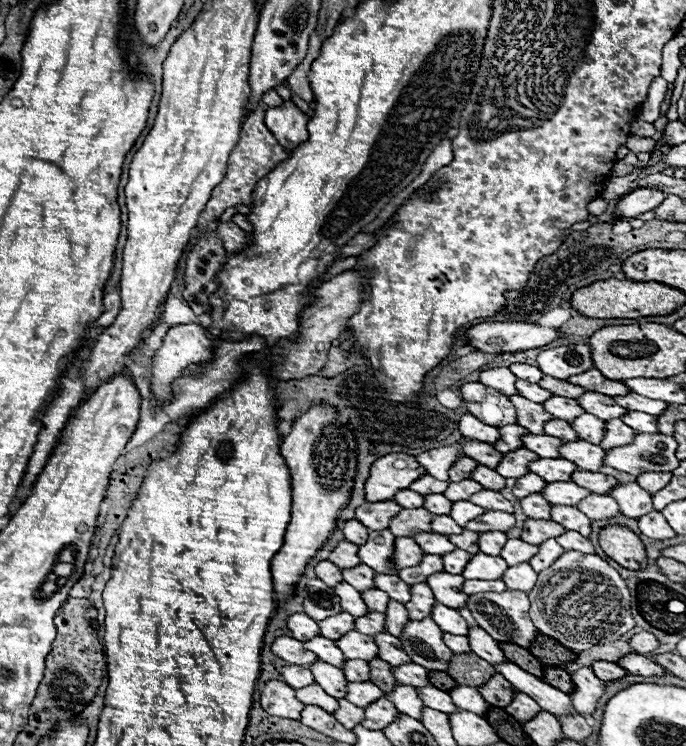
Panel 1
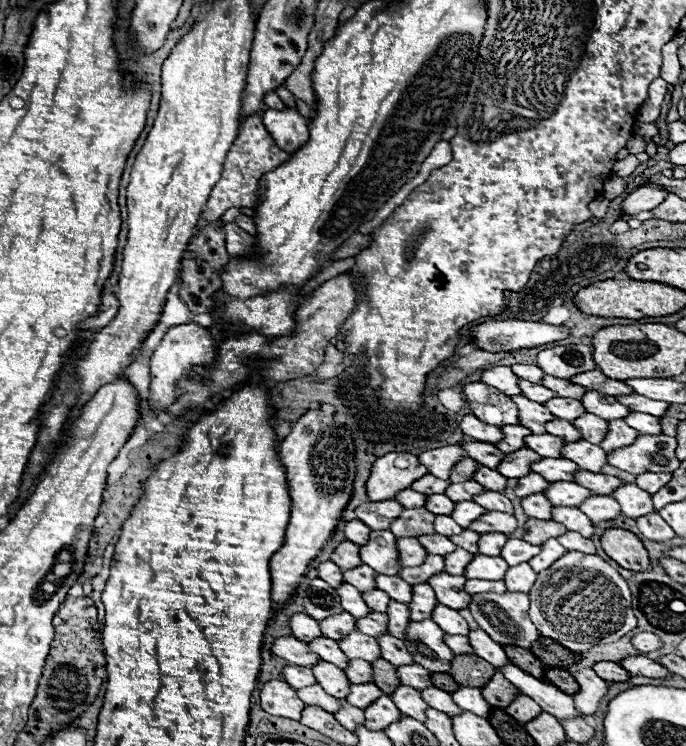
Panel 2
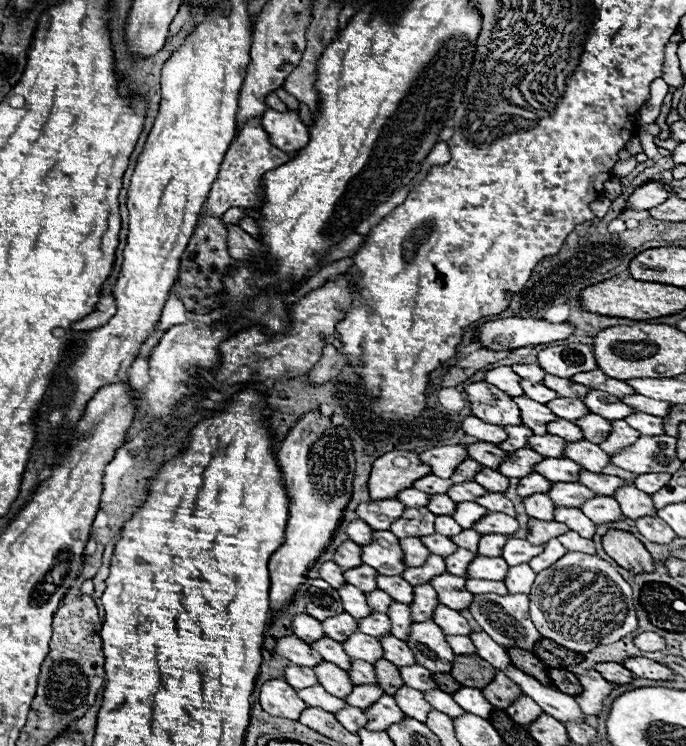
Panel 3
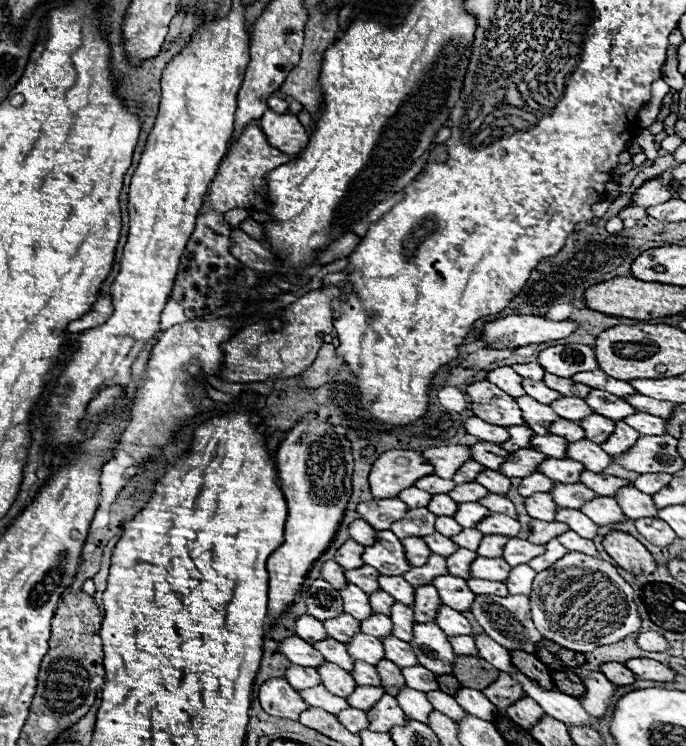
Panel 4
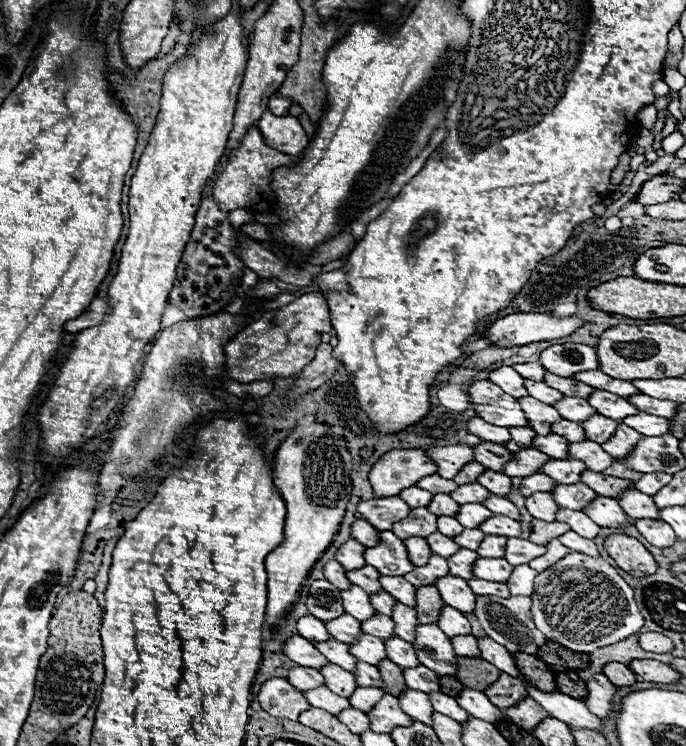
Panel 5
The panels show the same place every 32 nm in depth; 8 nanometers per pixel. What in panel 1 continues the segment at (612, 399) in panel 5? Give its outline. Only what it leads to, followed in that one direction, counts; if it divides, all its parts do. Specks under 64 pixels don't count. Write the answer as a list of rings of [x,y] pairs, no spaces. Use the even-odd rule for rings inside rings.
[[[584,392],[580,398],[578,398],[578,404],[588,412],[588,414],[594,414],[602,420],[608,420],[608,418],[620,418],[626,410],[618,404],[612,402],[612,398],[604,396],[604,394],[588,394]]]

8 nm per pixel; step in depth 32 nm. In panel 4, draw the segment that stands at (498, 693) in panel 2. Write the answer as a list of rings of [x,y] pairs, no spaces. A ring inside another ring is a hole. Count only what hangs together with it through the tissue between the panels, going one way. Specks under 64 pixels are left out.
[[[506,672],[498,674],[498,680],[492,682],[490,686],[486,686],[482,690],[482,694],[498,708],[498,710],[506,710],[508,706],[512,706],[512,702],[516,702],[516,698],[524,696],[524,690],[518,682],[514,682]]]

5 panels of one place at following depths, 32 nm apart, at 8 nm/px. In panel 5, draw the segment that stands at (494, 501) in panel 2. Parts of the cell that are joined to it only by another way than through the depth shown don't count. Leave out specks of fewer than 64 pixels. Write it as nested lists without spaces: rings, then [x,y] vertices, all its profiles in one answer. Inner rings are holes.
[[[490,494],[488,500],[482,502],[488,510],[492,510],[494,514],[504,514],[504,516],[510,516],[514,520],[520,520],[520,514],[518,514],[518,508],[508,500],[508,498],[502,498],[502,496],[494,496]]]

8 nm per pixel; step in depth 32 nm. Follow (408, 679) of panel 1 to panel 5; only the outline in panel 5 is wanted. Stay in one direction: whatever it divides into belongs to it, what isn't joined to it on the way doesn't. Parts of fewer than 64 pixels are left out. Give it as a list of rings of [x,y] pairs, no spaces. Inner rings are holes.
[[[416,666],[416,668],[404,670],[404,678],[406,678],[406,686],[412,690],[420,690],[426,694],[440,690],[438,676],[432,670],[428,670],[426,666]]]

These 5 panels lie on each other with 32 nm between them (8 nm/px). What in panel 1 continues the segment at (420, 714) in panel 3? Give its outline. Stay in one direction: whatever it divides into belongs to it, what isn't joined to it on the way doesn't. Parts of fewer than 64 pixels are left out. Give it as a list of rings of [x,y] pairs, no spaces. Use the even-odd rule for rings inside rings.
[[[396,684],[394,690],[386,694],[386,698],[400,710],[400,714],[408,714],[408,716],[420,720],[420,710],[424,708],[424,702],[418,698],[418,694],[412,686]]]

